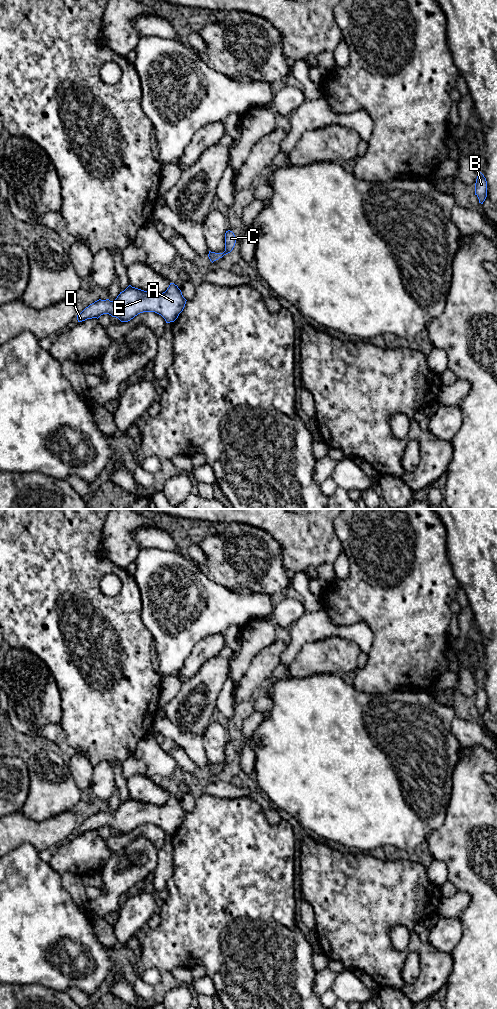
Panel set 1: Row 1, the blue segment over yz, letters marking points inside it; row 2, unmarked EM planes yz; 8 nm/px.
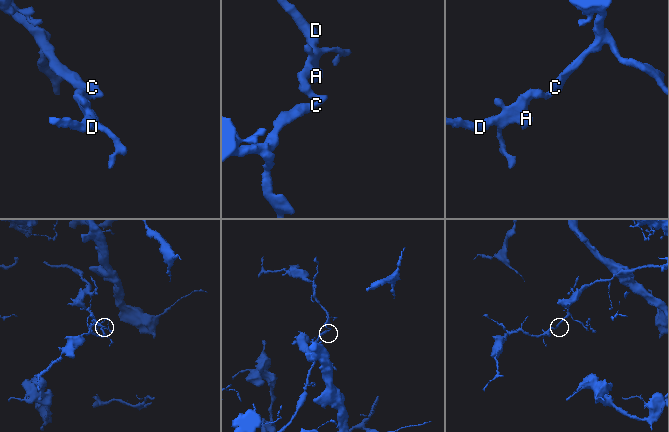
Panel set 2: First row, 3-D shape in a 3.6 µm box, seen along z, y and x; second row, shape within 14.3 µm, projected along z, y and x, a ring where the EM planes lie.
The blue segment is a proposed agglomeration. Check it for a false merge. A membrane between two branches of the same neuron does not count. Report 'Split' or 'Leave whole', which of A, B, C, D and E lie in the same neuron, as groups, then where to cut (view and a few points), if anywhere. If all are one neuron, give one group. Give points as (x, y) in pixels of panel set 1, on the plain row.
Leave whole. Groups: A B C D E. No split

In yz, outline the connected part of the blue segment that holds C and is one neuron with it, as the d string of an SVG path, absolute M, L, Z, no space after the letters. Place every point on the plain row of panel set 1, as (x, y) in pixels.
M230 742L226 743L225 745L225 763L223 765L215 765L209 763L208 769L210 773L213 775L214 773L218 772L219 770L222 770L224 767L230 765L236 755L236 749L234 745Z

